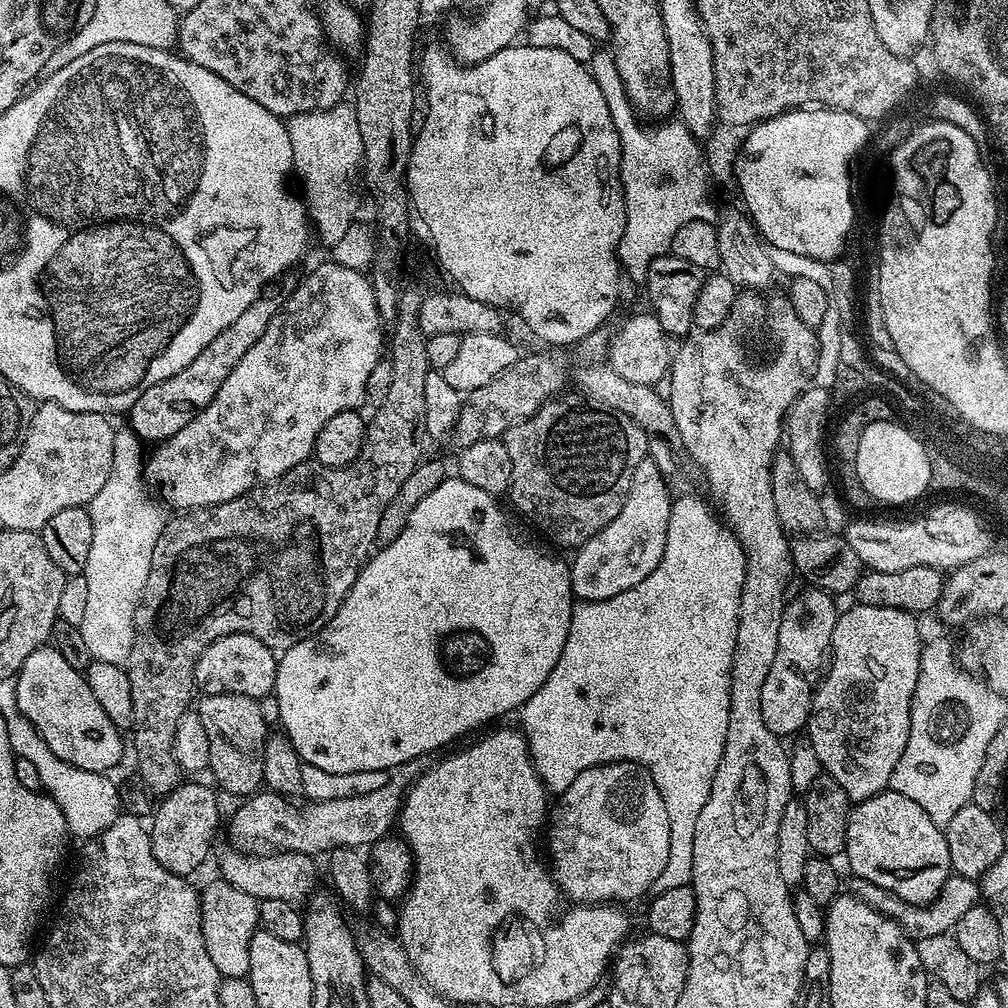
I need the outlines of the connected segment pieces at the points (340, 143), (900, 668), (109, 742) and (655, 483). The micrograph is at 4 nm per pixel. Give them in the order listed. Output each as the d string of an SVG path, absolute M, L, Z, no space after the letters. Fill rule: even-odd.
M341 102L335 108L303 112L287 117L292 151L292 167L295 175L308 183L312 195L310 220L320 231L320 240L325 249L331 250L346 235L346 230L354 223L356 200L348 189L348 176L361 171L364 163L362 134L358 130L358 114L351 103Z
M853 603L851 607L846 609L845 612L843 609L837 615L834 634L832 635L830 663L827 665L826 671L823 673L822 679L819 681L812 698L812 715L808 717L808 723L806 725L806 733L808 732L806 740L814 750L814 754L820 759L821 769L827 775L832 776L834 782L838 782L838 786L842 786L842 790L846 790L849 801L859 802L861 800L874 798L879 792L885 791L891 785L894 766L898 762L898 758L902 758L902 750L906 750L906 742L910 738L912 695L916 689L918 674L920 673L922 639L920 640L920 628L916 625L917 617L913 613L907 612L906 610L894 610L886 606L866 606L865 604L858 603Z
M55 646L34 650L34 654L30 654L26 662L22 662L20 671L15 675L14 683L18 710L38 730L38 734L50 746L54 755L62 758L62 762L73 764L74 767L82 770L111 773L111 768L124 756L125 737L124 740L120 737L123 736L121 729L116 728L114 722L110 722L110 718L106 716L106 710L98 706L98 698L94 698L87 679L66 662Z
M645 458L634 466L634 478L630 478L630 490L626 502L614 522L606 526L571 557L572 594L577 601L605 600L638 586L658 562L666 550L666 530L670 530L670 510L673 493L668 493L666 474L655 460Z

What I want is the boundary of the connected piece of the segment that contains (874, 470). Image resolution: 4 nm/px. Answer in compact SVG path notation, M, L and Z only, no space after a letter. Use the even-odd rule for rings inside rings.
M875 424L864 432L864 441L858 442L858 478L864 479L865 493L884 504L908 504L911 500L919 501L929 491L924 487L924 480L928 480L928 464L924 464L924 452L920 452L920 444L912 440L908 432L900 432L893 424Z

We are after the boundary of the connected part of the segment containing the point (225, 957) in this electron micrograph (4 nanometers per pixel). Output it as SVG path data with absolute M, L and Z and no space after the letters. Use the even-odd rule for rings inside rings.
M223 878L210 881L204 892L202 888L199 898L201 938L204 939L210 962L214 962L221 977L247 977L250 970L250 942L260 922L258 901Z

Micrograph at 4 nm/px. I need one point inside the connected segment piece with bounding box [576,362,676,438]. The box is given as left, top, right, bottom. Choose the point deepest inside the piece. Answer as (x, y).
(602, 386)

